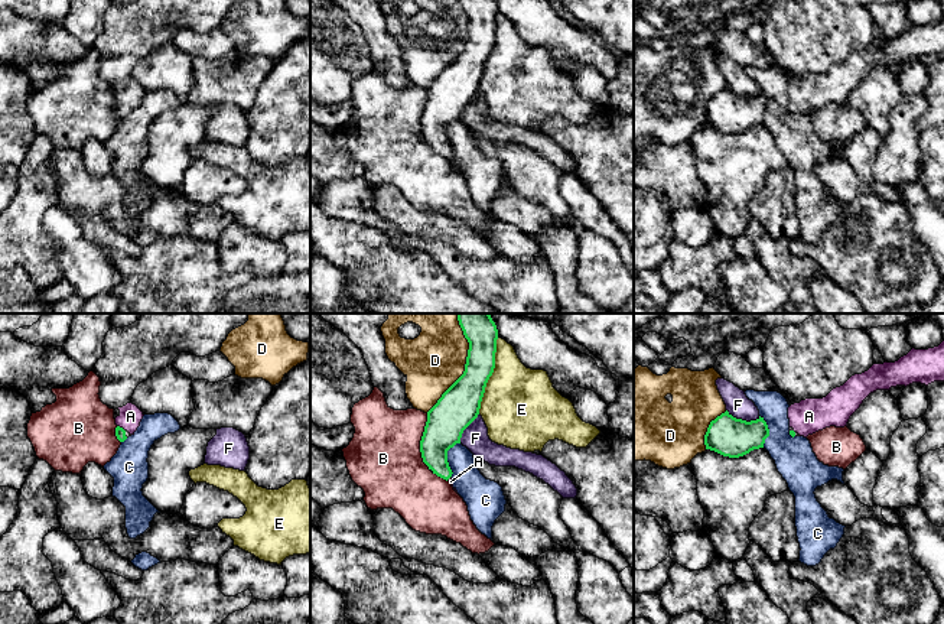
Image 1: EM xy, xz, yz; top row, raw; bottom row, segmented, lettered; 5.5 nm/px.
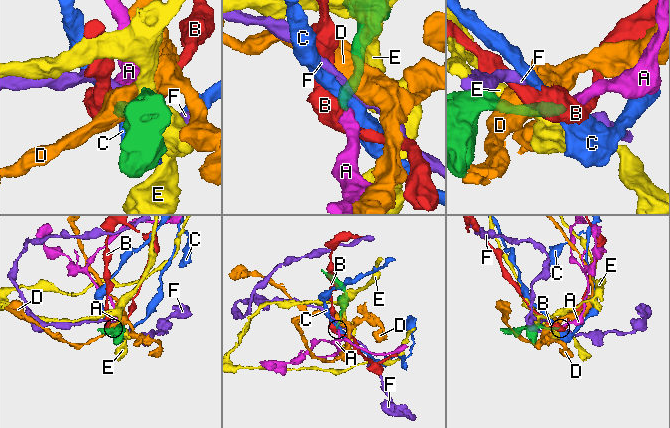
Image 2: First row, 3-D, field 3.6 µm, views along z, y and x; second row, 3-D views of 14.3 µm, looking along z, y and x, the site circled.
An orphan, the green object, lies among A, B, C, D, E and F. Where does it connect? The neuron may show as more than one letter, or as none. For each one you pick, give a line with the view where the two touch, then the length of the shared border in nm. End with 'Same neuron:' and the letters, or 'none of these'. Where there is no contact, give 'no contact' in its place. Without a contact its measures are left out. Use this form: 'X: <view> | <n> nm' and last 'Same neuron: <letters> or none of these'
A: xy | 60 nm
Same neuron: A

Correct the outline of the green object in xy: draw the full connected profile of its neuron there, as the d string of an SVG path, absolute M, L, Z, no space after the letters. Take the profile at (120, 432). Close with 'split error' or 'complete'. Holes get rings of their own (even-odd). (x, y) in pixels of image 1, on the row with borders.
M133 403L118 407L120 415L115 417L115 436L120 442L127 439L126 433L134 435L143 419L143 412Z | split error

